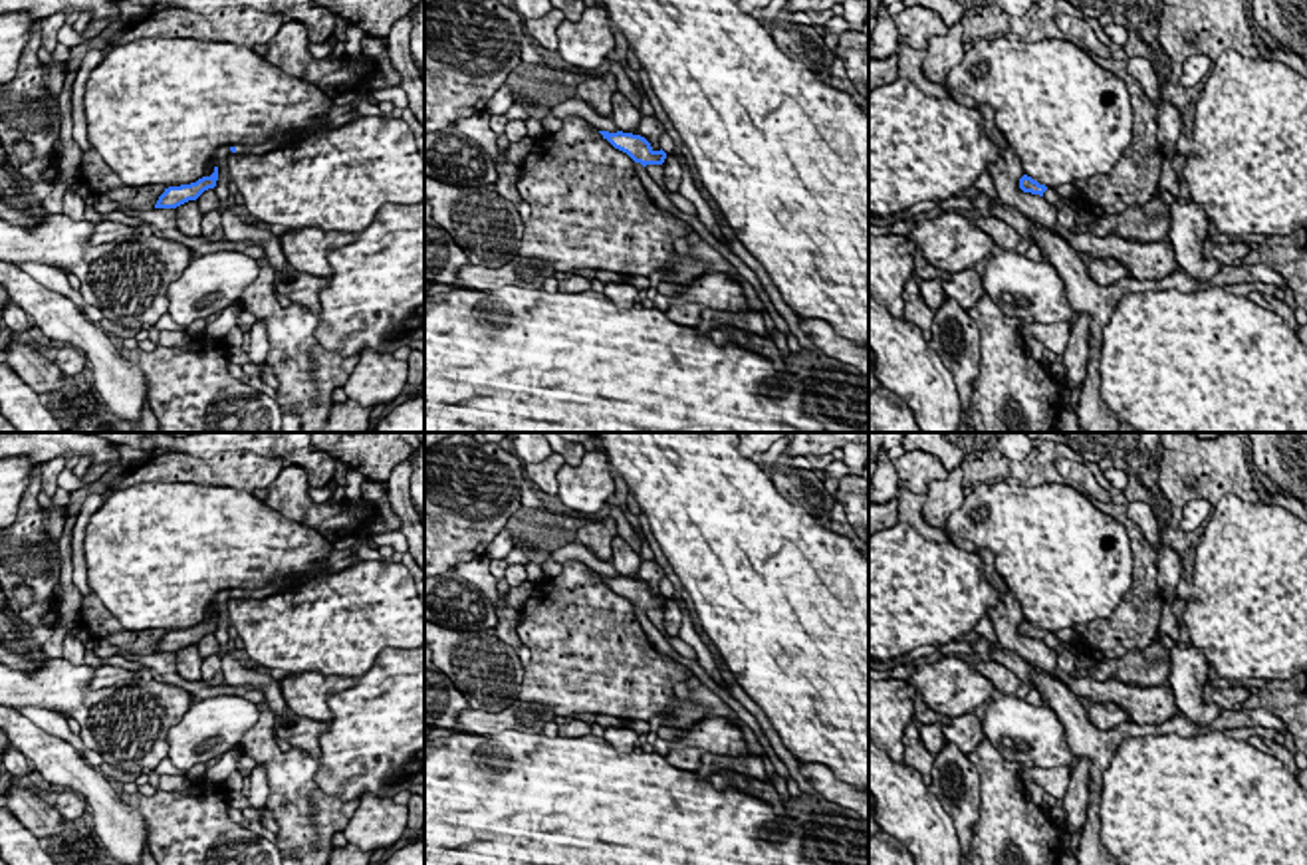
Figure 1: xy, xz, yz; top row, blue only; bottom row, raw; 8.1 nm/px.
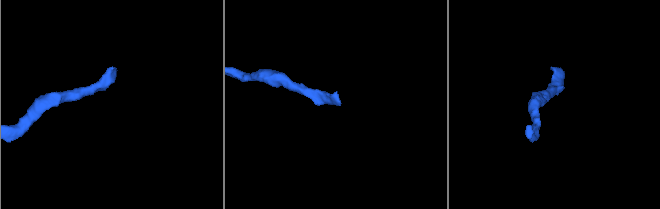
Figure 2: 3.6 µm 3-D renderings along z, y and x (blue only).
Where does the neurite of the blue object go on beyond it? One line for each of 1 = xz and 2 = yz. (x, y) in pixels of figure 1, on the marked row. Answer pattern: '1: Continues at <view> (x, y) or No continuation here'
1: No continuation here
2: No continuation here

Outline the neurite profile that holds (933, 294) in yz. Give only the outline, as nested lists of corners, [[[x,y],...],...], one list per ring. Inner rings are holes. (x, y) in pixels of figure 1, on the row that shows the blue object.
[[[918,280],[922,300],[926,306],[936,313],[938,308],[944,304],[946,294],[942,290],[942,282],[936,280]]]

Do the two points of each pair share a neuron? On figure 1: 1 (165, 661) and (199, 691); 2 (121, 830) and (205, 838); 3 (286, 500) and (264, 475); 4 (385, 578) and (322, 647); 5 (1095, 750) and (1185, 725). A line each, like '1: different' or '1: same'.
1: same
2: different
3: different
4: same
5: same

